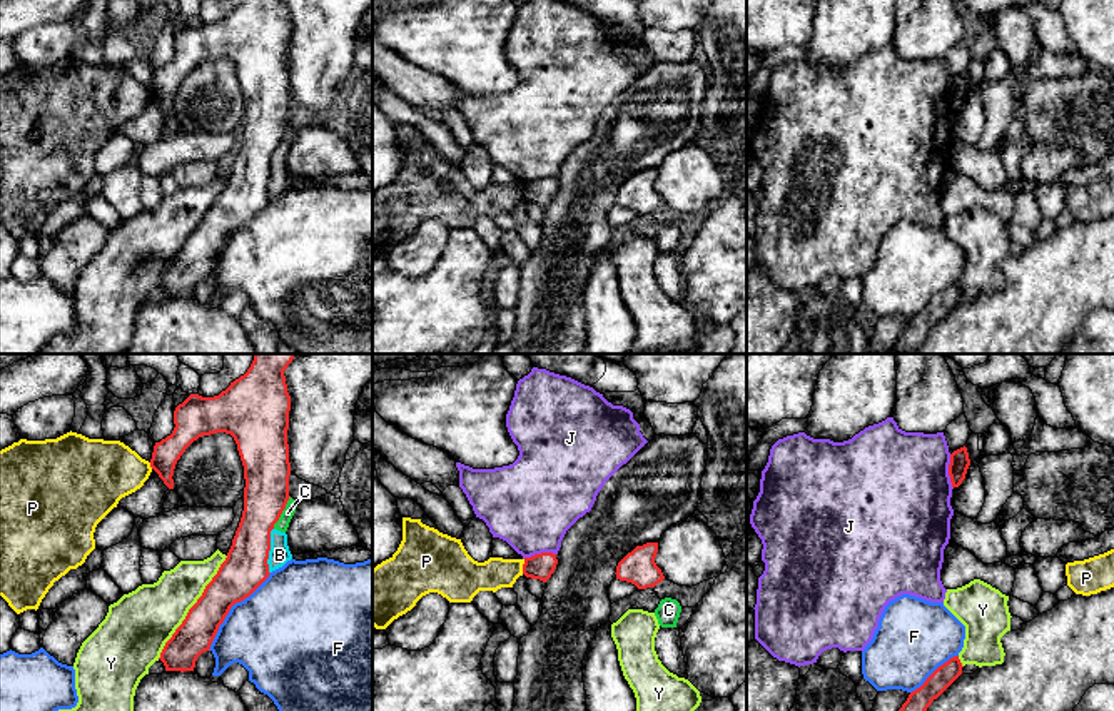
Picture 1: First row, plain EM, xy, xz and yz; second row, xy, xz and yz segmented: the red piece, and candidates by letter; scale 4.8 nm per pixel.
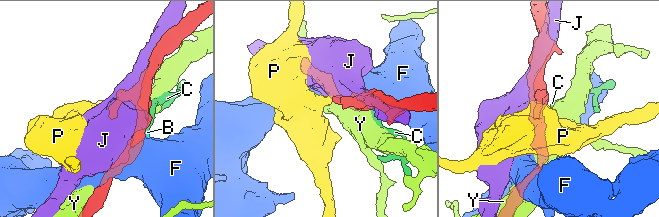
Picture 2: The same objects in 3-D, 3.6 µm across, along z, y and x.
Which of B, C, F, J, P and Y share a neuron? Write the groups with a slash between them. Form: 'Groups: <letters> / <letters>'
Groups: B C / F / J / P / Y

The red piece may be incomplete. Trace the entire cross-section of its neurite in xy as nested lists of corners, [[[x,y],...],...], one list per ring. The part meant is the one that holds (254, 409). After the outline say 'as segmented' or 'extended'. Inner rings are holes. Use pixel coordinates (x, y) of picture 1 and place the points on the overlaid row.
[[[254,354],[247,372],[230,382],[230,386],[214,397],[190,394],[174,411],[174,431],[155,442],[150,467],[159,474],[169,489],[174,489],[174,469],[185,449],[202,436],[217,432],[230,434],[244,466],[244,511],[232,539],[232,546],[217,574],[205,586],[202,596],[189,609],[182,624],[165,643],[160,661],[165,671],[194,671],[197,658],[210,649],[210,644],[235,603],[249,598],[269,577],[271,531],[279,521],[289,501],[289,411],[291,396],[287,392],[284,371],[296,354]]] | as segmented

